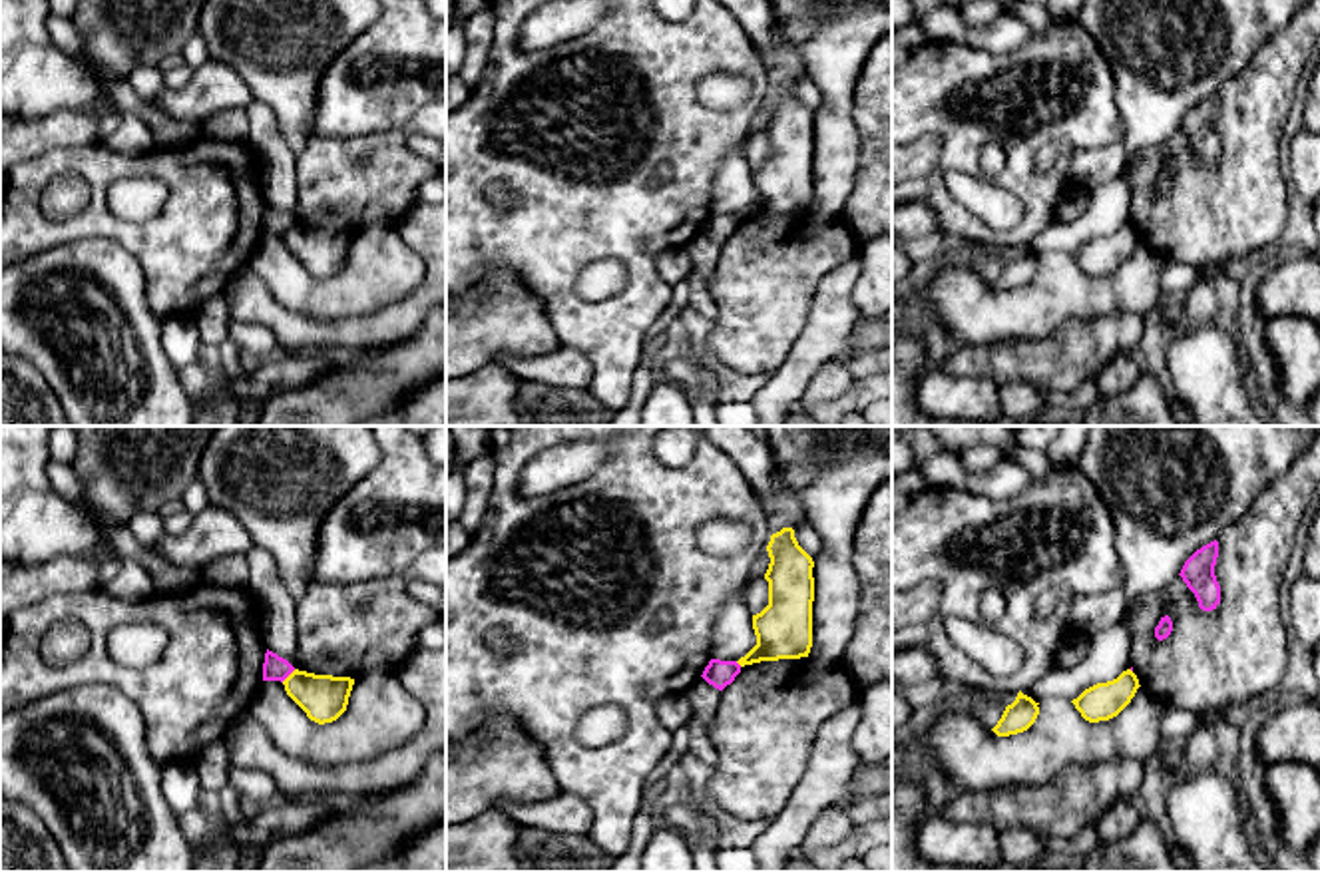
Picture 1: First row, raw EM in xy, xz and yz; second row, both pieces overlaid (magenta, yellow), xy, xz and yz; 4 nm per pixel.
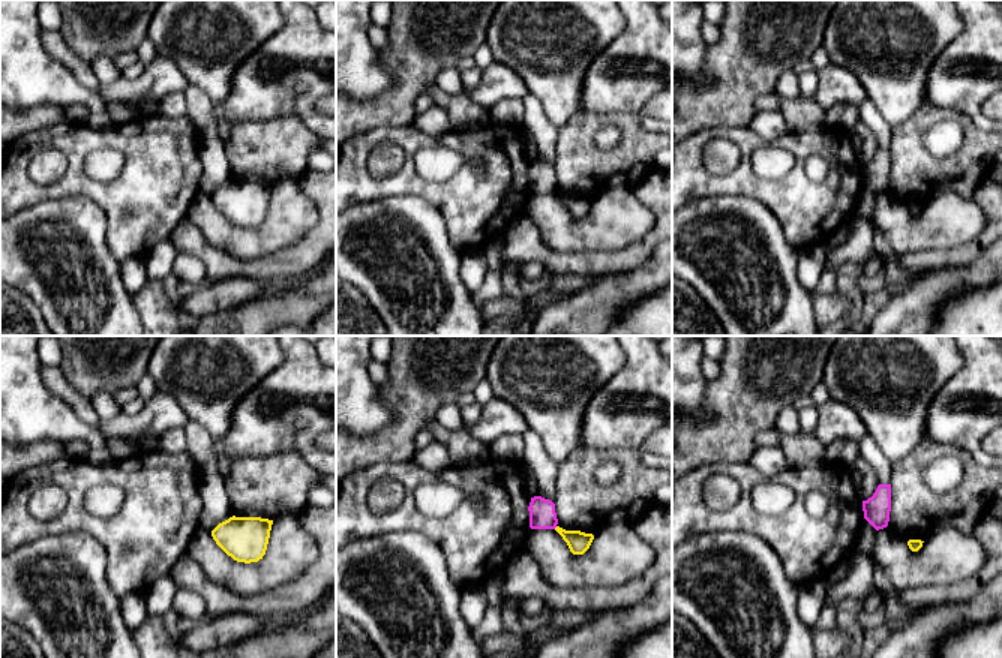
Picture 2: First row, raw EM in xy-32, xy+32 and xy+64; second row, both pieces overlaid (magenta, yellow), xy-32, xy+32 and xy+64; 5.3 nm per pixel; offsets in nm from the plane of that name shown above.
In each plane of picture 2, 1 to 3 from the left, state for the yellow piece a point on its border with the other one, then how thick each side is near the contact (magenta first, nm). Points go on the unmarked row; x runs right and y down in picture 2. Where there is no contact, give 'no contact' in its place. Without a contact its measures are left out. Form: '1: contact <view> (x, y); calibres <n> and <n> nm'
1: no contact
2: no contact
3: no contact

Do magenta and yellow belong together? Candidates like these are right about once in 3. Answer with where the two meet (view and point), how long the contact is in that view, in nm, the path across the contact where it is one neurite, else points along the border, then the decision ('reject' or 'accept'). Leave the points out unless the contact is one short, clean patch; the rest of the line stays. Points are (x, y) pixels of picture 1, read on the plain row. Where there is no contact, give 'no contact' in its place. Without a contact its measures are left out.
meets magenta in xy at (287, 229); contact 80 nm long; border along xy (295, 223), (281, 235); reject

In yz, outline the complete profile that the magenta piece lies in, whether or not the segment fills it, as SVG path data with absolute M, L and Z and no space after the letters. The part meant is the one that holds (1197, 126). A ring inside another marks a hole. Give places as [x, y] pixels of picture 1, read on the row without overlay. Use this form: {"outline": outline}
{"outline": "M1210 96L1197 104L1183 119L1181 131L1195 147L1203 165L1212 165L1220 157L1220 139L1214 129L1218 111L1218 96Z"}

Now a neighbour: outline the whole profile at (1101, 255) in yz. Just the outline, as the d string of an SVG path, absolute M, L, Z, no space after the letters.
M1127 223L1113 235L1085 243L1071 257L1089 277L1109 275L1131 257L1139 241L1137 229Z

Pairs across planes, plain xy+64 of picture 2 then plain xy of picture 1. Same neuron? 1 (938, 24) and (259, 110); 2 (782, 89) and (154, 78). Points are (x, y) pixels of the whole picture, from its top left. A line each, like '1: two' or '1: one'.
1: two
2: one

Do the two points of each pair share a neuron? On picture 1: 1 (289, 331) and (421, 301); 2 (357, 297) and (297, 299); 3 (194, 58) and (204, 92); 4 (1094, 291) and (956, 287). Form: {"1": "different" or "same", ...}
{"1": "same", "2": "same", "3": "different", "4": "same"}

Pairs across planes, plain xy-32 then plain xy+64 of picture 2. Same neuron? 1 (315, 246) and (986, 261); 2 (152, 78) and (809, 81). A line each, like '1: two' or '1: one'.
1: two
2: two

